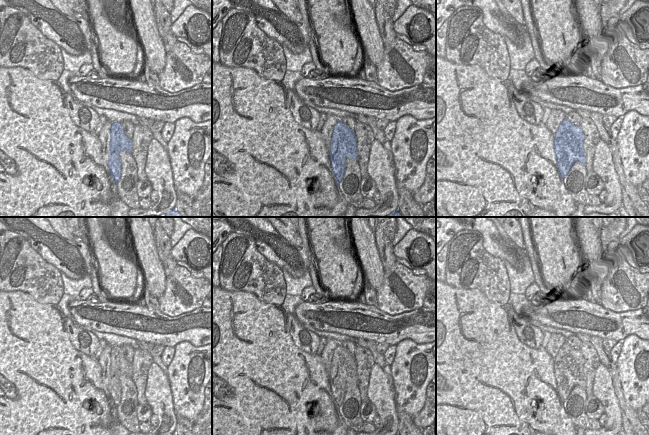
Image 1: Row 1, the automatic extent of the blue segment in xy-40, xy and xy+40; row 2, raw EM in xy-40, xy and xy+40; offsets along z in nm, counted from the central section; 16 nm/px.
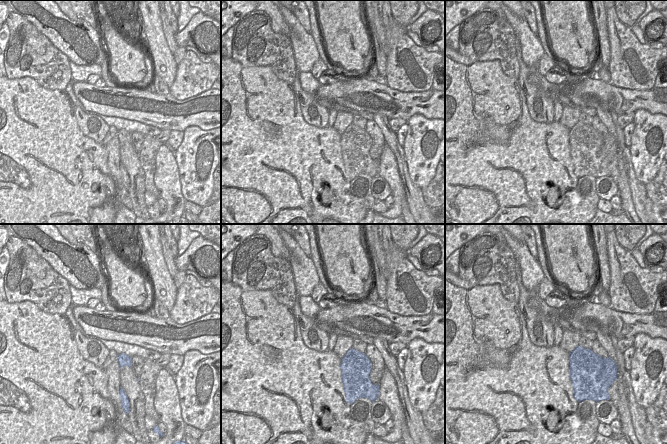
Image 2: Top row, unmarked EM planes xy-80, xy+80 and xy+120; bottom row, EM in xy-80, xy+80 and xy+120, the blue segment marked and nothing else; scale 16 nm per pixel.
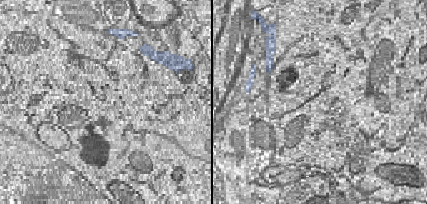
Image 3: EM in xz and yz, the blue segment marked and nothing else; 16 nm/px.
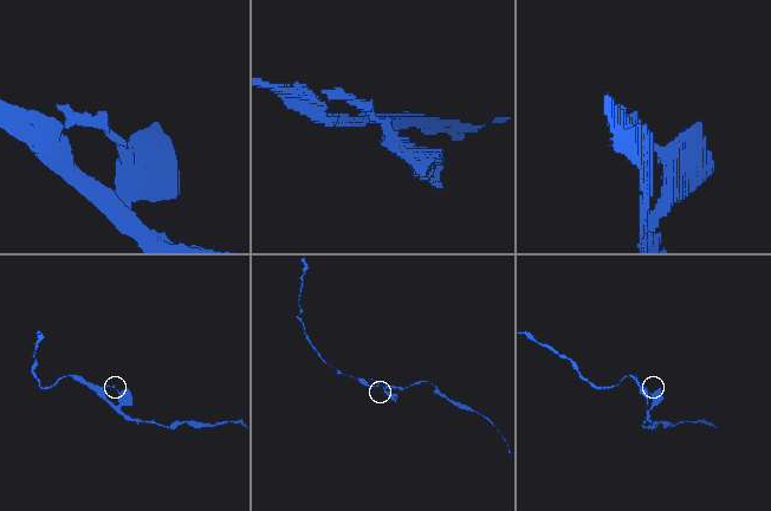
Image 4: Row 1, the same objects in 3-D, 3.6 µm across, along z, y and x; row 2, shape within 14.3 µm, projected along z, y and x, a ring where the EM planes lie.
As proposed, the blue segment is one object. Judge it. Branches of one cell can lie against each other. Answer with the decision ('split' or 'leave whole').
split

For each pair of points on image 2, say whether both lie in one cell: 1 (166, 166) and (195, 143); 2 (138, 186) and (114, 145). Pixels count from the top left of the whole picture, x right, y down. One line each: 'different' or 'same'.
1: different
2: different

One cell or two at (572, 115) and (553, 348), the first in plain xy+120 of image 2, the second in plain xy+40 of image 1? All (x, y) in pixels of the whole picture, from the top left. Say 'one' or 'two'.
one

